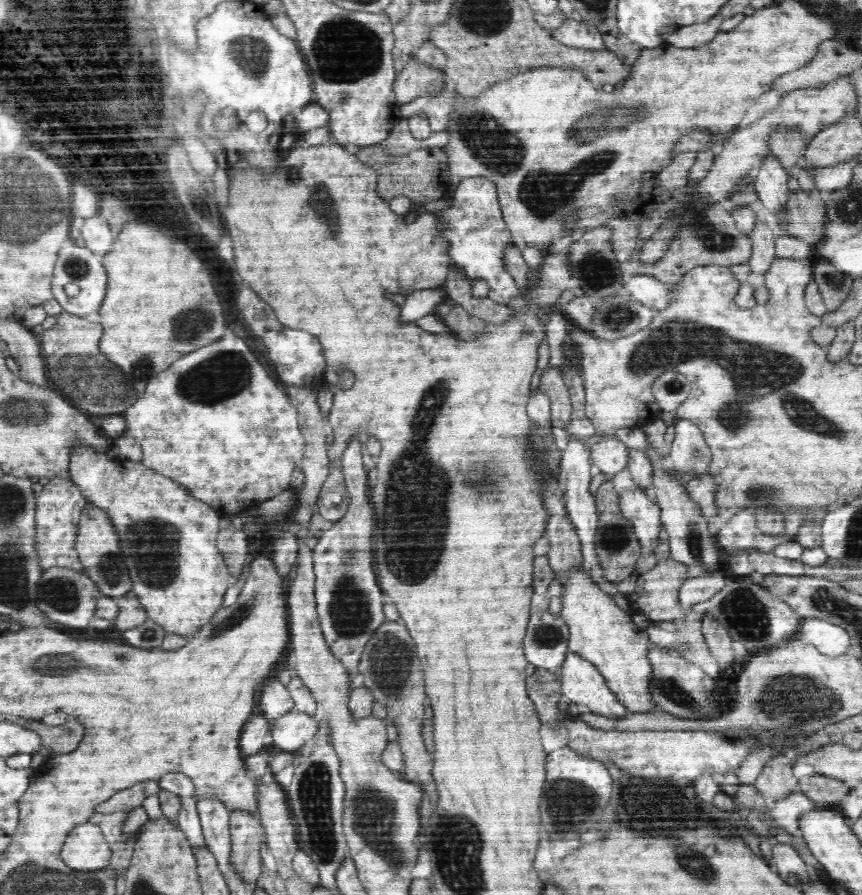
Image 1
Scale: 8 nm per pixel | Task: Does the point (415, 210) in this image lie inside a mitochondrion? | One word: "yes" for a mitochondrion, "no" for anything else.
no

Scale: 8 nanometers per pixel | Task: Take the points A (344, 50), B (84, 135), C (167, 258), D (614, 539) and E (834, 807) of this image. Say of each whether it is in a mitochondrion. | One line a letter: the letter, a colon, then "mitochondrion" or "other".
A: mitochondrion
B: other
C: other
D: mitochondrion
E: other

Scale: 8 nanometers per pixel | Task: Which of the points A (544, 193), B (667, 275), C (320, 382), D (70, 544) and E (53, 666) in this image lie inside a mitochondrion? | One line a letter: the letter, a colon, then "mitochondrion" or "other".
A: mitochondrion
B: other
C: other
D: other
E: mitochondrion

